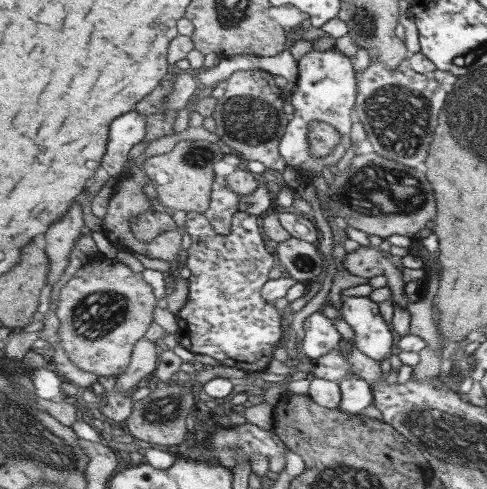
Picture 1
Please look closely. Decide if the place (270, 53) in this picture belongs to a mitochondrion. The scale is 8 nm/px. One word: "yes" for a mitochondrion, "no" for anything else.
no

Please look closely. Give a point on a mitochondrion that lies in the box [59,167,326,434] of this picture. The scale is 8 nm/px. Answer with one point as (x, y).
(98, 314)

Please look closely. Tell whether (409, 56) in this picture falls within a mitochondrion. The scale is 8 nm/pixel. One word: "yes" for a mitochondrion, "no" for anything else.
no

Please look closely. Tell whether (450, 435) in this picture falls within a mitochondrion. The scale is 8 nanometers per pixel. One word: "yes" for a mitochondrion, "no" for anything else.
yes

